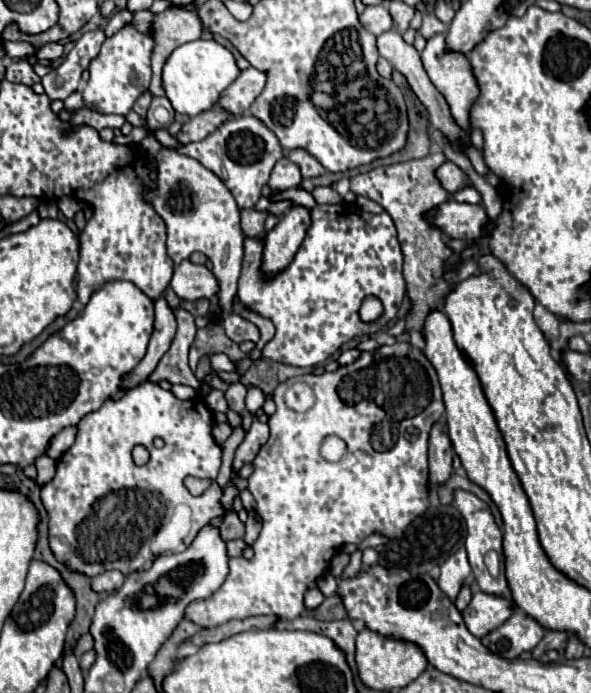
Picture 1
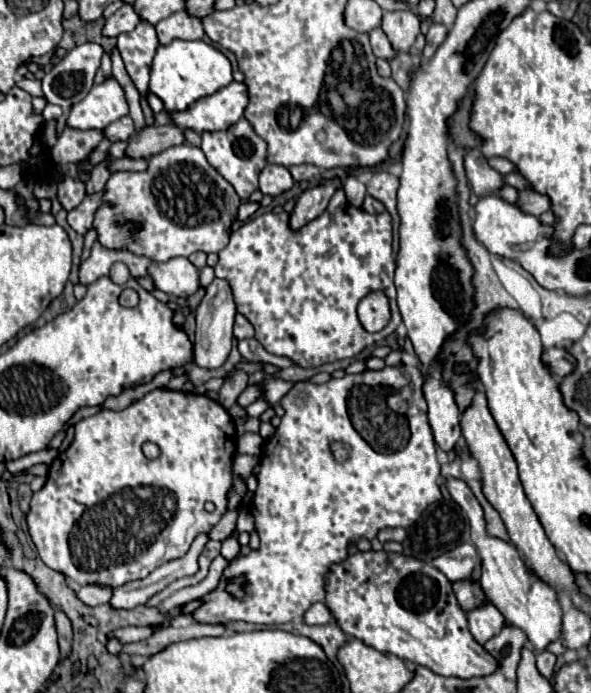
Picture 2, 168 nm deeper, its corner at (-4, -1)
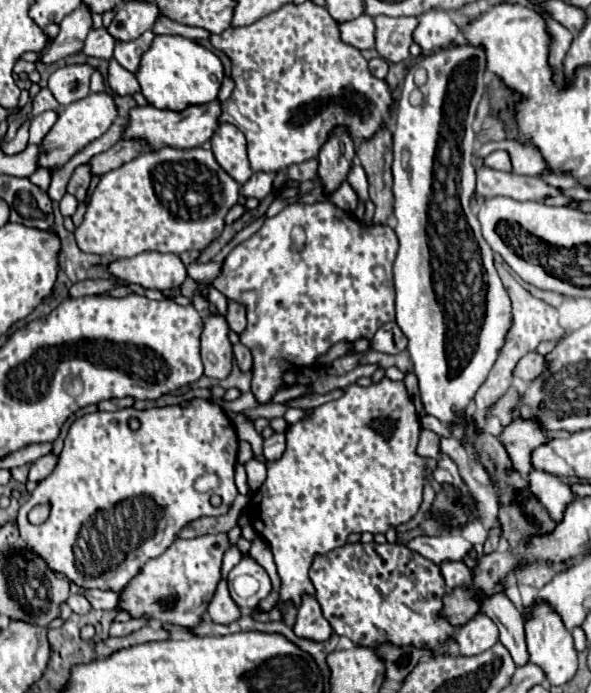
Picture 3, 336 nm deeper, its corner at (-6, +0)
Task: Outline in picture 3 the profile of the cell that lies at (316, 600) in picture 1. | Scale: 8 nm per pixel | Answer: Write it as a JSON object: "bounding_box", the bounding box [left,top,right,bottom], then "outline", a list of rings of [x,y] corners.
{"bounding_box":[293,595,333,643],"outline":[[[303,595],[297,621],[293,625],[293,631],[301,639],[311,639],[317,643],[323,643],[331,637],[333,629],[329,627],[329,621],[321,615],[321,607],[313,595]]]}

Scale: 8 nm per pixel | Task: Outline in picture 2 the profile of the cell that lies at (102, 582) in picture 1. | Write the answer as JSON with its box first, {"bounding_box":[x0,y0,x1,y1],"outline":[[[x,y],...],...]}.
{"bounding_box":[77,584,113,606],"outline":[[[89,584],[89,586],[81,586],[77,592],[79,600],[83,600],[87,606],[99,606],[111,600],[113,596],[113,588],[111,586],[99,586],[99,584]]]}

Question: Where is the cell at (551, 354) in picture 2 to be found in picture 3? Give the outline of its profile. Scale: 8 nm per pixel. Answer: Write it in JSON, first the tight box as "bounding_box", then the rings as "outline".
{"bounding_box":[513,353,545,381],"outline":[[[527,353],[519,359],[519,363],[513,369],[513,377],[521,379],[521,381],[533,381],[537,375],[541,375],[541,371],[545,371],[545,359],[539,353]]]}

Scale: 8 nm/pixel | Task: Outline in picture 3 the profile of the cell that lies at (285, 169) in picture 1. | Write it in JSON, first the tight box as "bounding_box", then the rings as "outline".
{"bounding_box":[241,171,275,199],"outline":[[[263,171],[253,173],[251,179],[241,185],[241,195],[243,197],[255,197],[255,199],[267,197],[273,189],[273,175],[275,173],[263,173]]]}

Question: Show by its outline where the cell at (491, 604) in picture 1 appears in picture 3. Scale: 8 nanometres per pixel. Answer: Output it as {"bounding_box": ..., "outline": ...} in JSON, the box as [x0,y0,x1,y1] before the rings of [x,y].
{"bounding_box":[455,615,499,655],"outline":[[[477,615],[477,619],[471,619],[467,625],[459,627],[455,641],[461,655],[481,655],[499,641],[499,631],[487,615]]]}

